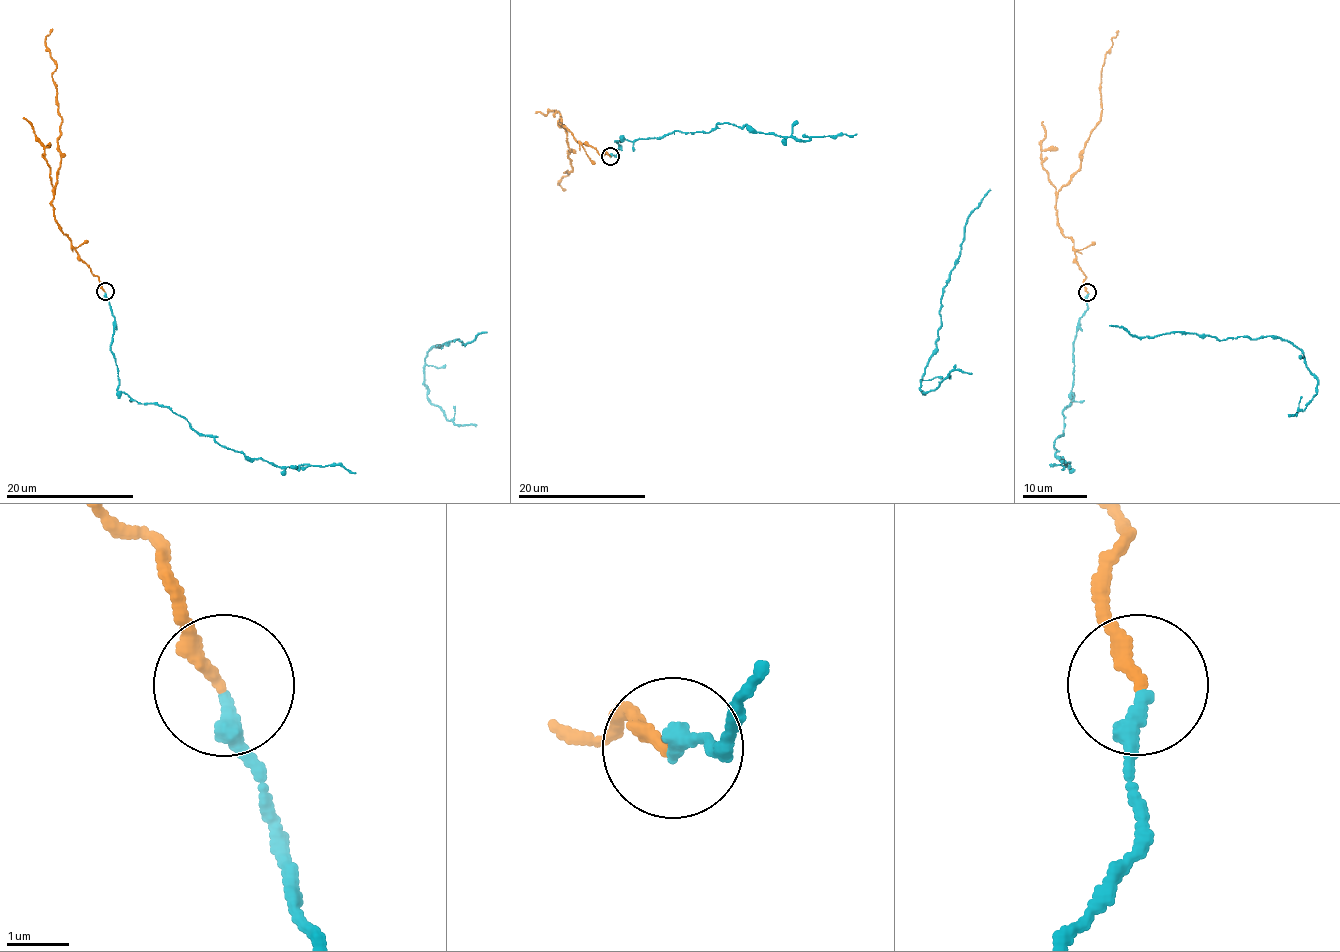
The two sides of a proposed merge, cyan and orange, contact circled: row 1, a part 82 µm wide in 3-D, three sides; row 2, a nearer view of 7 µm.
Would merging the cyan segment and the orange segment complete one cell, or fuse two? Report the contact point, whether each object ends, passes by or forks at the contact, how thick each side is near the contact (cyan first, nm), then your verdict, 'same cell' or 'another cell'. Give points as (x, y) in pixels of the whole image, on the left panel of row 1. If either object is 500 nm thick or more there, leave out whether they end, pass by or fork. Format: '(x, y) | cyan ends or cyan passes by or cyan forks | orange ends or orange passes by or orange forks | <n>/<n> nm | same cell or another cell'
(105, 291) | cyan ends | orange ends | 280/200 nm | same cell

